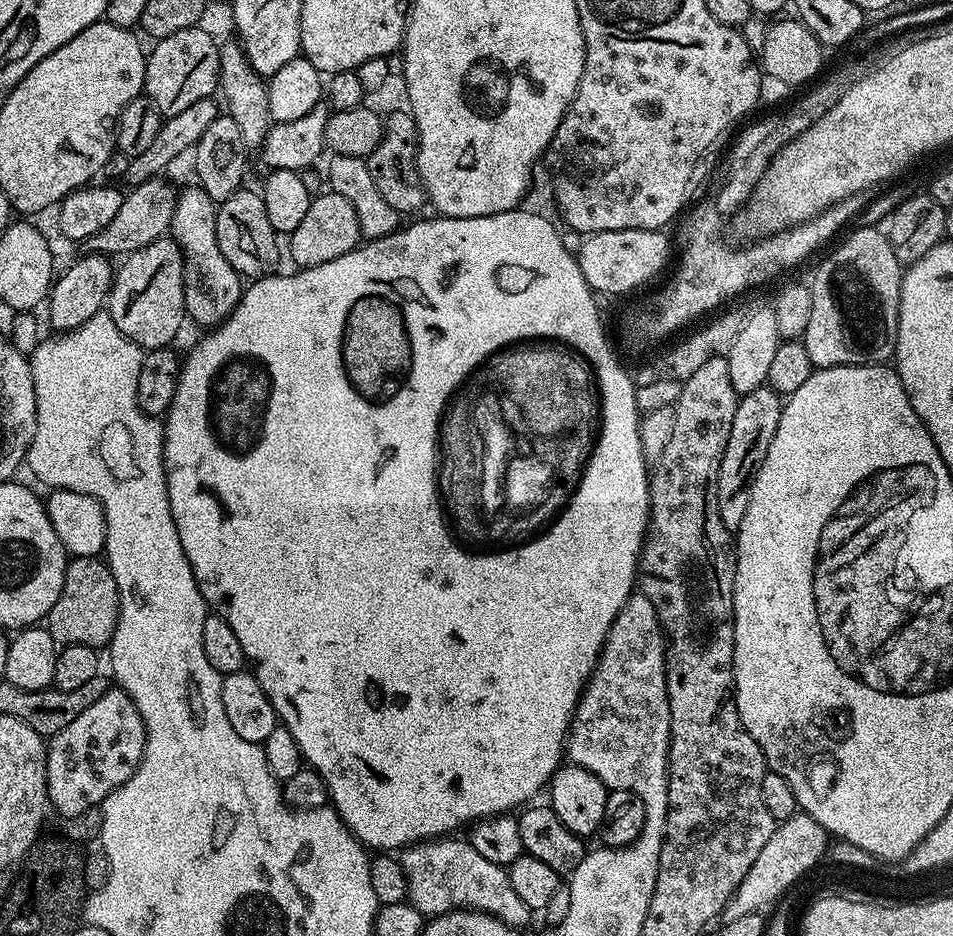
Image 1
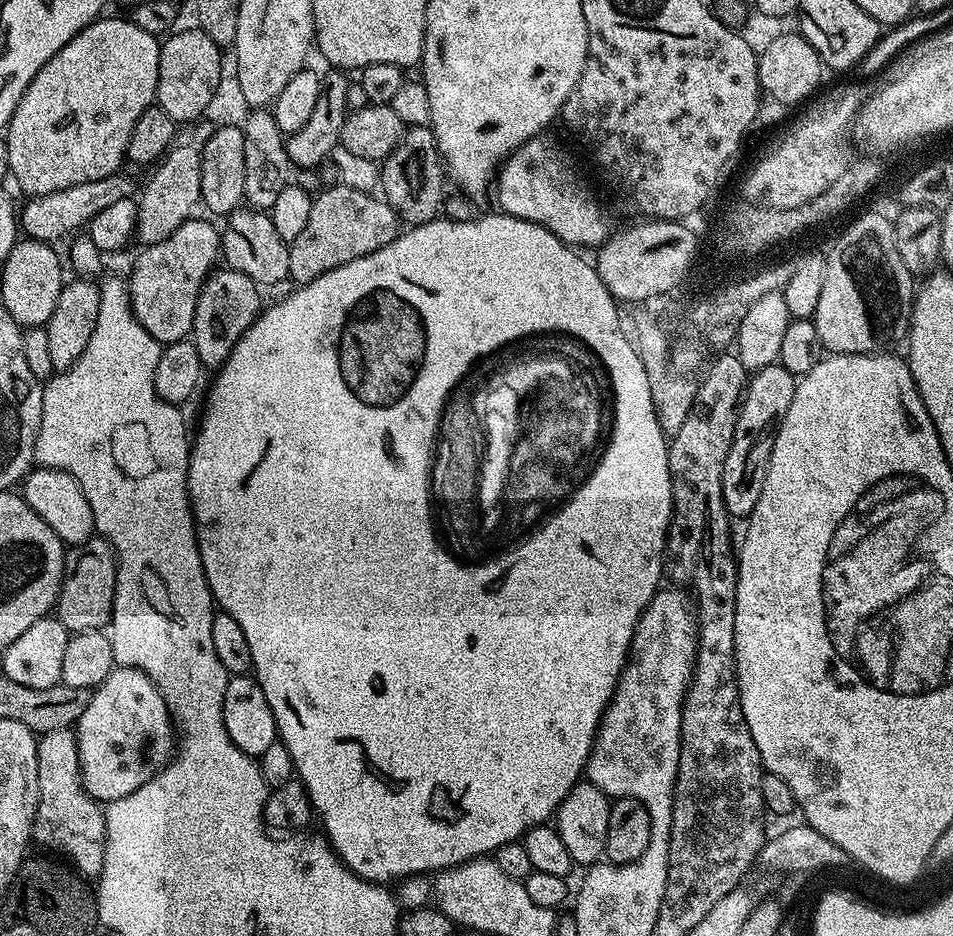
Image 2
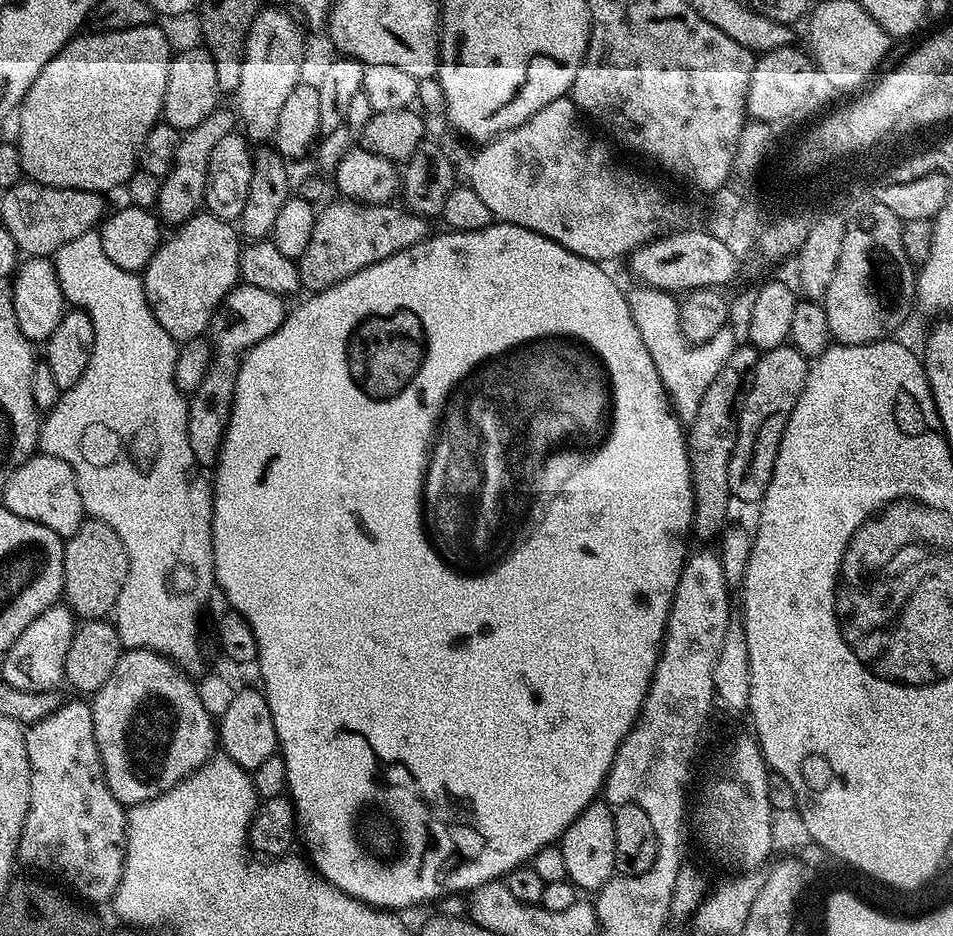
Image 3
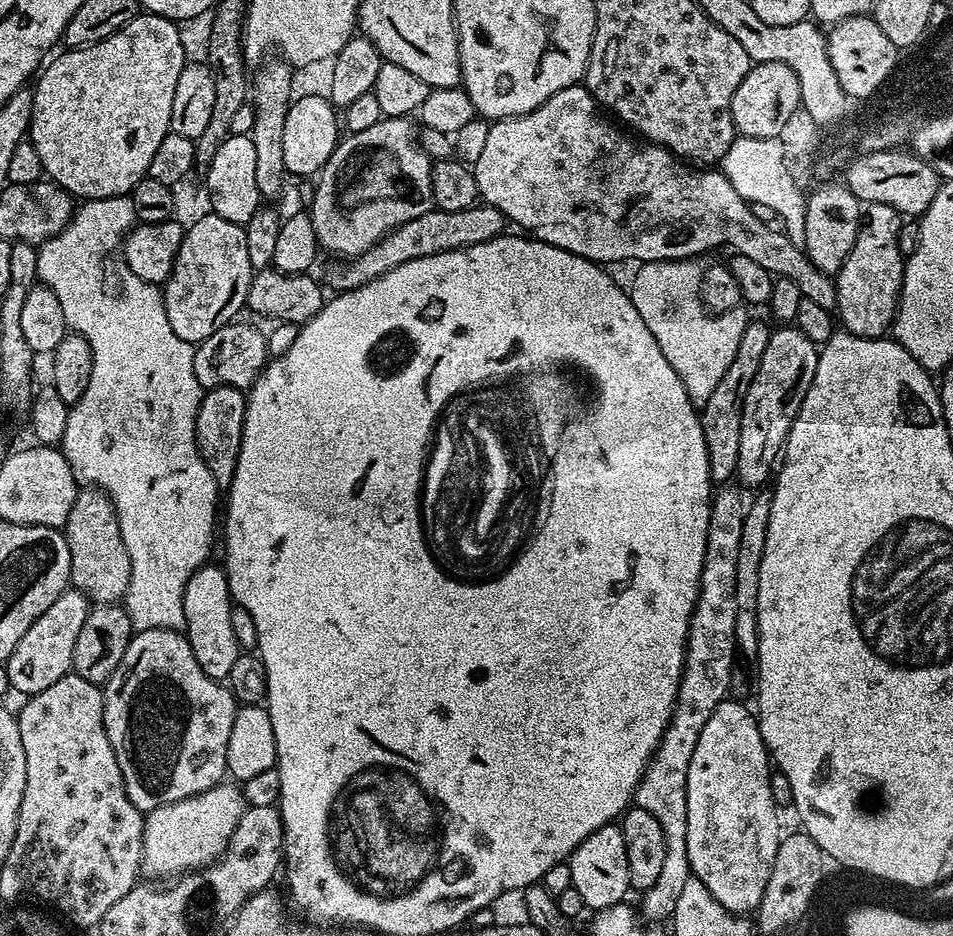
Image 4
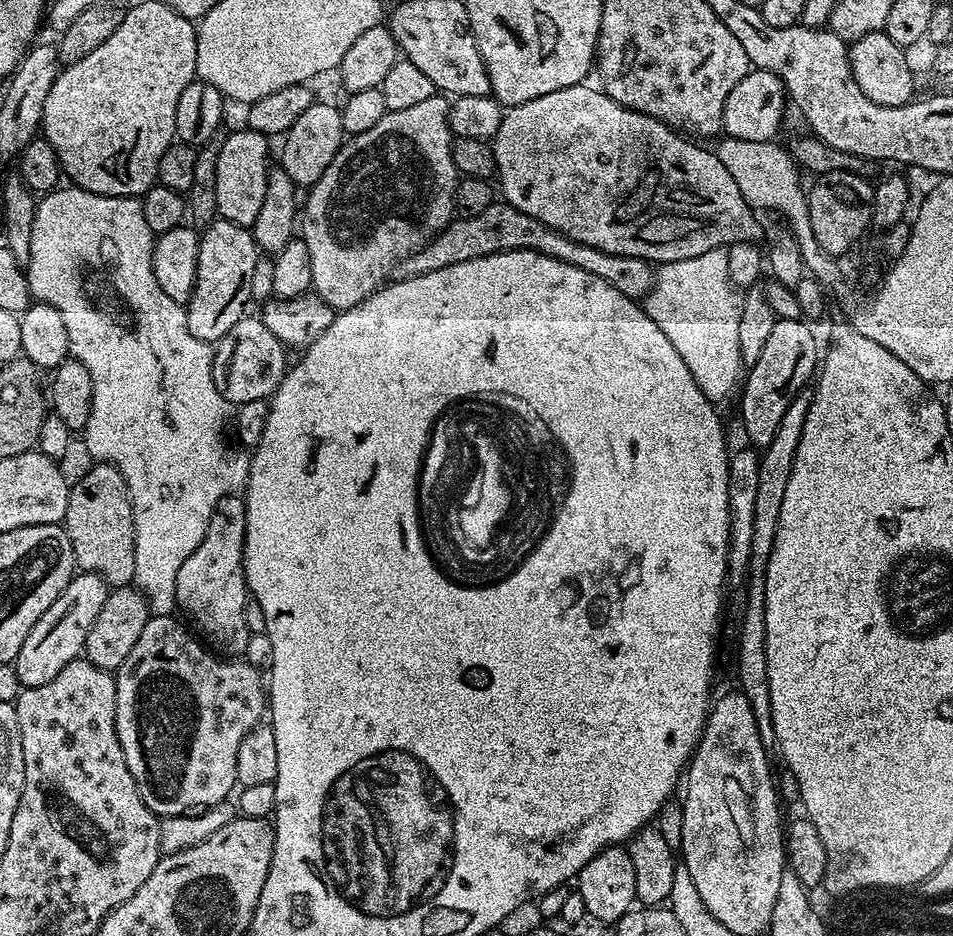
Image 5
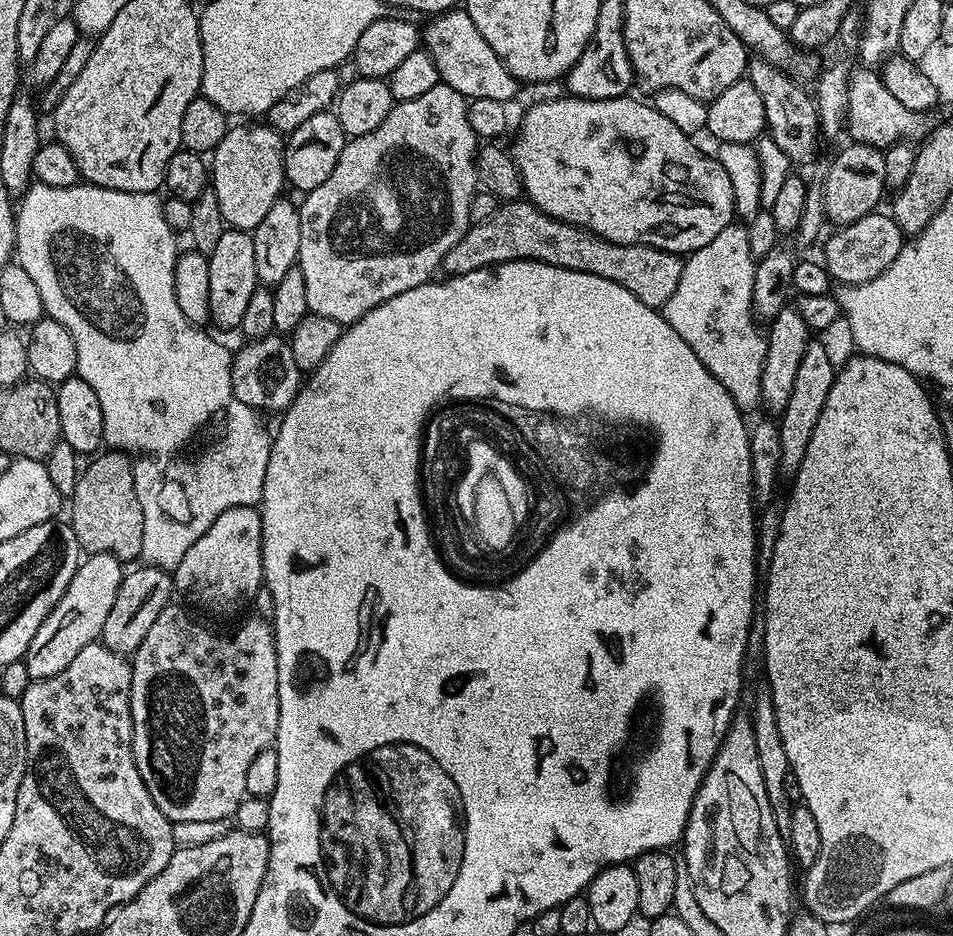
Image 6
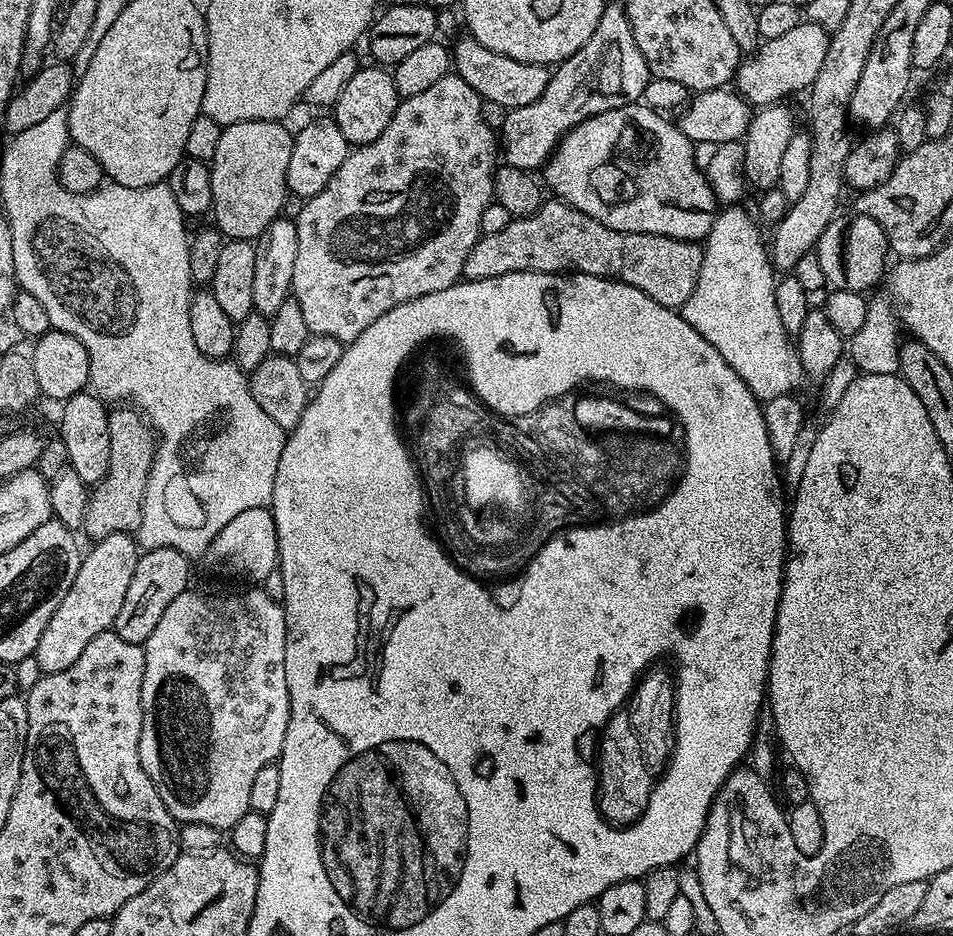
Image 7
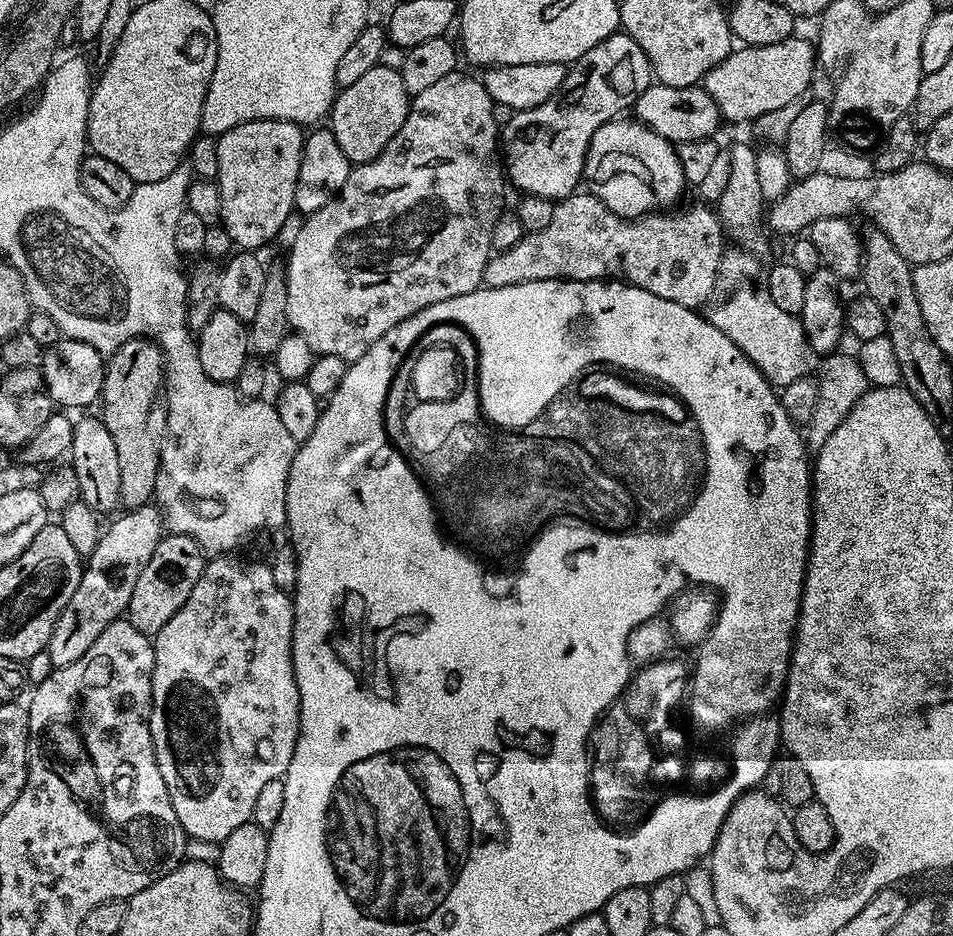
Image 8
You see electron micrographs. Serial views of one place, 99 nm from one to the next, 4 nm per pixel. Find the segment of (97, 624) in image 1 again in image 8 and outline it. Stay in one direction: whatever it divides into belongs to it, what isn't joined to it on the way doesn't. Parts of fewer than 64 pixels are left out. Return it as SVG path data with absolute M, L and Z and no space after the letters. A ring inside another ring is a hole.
M155 339L127 340L107 357L104 388L100 392L104 404L102 419L118 450L118 470L122 474L120 499L125 505L128 503L129 509L141 508L153 499L167 434L168 409L162 399L164 391L163 354Z

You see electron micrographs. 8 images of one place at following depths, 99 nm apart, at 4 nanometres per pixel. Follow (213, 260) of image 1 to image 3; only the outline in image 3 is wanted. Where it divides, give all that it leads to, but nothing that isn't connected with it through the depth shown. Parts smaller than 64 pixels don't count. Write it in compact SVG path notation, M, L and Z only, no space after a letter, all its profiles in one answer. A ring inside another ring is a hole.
M242 282L228 292L227 298L213 312L206 333L212 349L212 362L203 375L202 382L187 399L187 437L191 453L199 467L210 468L215 465L232 409L234 386L242 355L270 334L274 334L278 326L282 326L290 311L289 305L284 304L287 304L285 297Z

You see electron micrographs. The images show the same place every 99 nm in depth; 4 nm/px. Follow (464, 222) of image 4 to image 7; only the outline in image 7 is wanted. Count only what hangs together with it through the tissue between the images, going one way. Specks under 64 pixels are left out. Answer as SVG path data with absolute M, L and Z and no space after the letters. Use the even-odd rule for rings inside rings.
M555 198L543 201L535 213L509 219L498 234L481 235L464 263L464 280L485 280L507 272L555 272L571 270L586 276L603 276L642 290L663 308L683 309L696 285L702 248L699 243L619 232L601 228L594 218Z

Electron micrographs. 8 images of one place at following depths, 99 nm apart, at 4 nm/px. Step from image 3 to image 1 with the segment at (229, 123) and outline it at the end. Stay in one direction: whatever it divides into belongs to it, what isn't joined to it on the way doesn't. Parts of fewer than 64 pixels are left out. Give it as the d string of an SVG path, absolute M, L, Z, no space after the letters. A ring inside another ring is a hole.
M157 178L133 185L127 191L117 217L106 226L105 230L100 230L98 234L81 241L80 248L83 248L81 251L86 254L125 256L144 248L152 241L161 239L170 229L178 195L177 189L174 190L163 180Z

